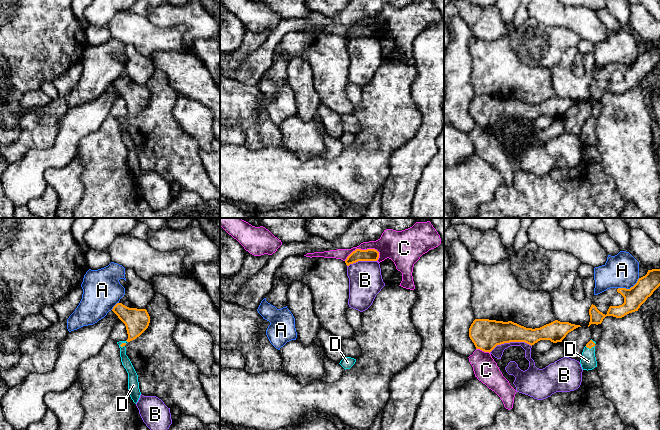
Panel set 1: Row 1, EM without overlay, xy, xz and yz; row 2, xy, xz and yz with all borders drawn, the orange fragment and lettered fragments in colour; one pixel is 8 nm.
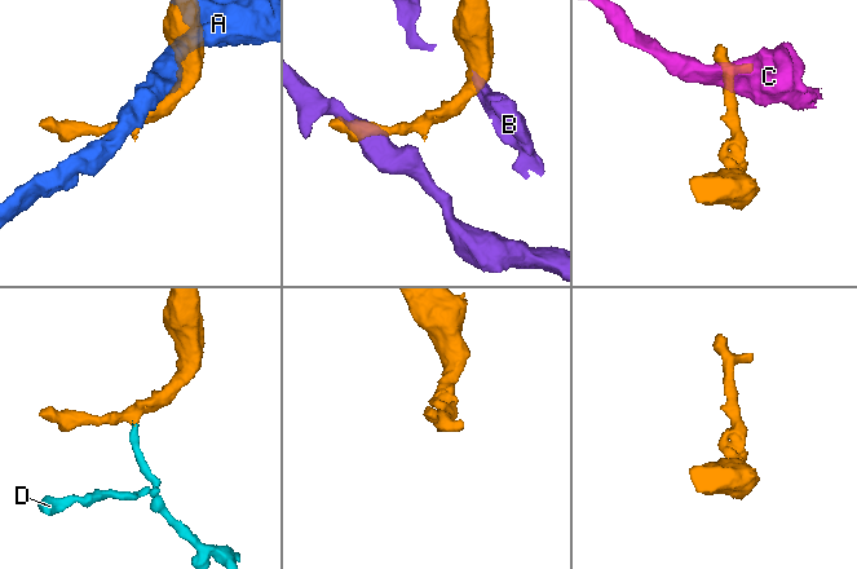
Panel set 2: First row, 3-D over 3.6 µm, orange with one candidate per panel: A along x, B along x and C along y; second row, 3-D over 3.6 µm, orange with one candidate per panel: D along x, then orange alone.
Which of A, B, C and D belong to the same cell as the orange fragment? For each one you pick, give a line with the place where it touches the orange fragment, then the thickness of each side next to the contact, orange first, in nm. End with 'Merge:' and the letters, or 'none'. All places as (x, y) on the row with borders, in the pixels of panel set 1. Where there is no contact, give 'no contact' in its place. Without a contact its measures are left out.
D: contact xy (123, 343); calibres 30 and 70 nm
Merge: D

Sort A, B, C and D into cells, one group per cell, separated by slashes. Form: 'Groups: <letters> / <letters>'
Groups: A / B / C / D

